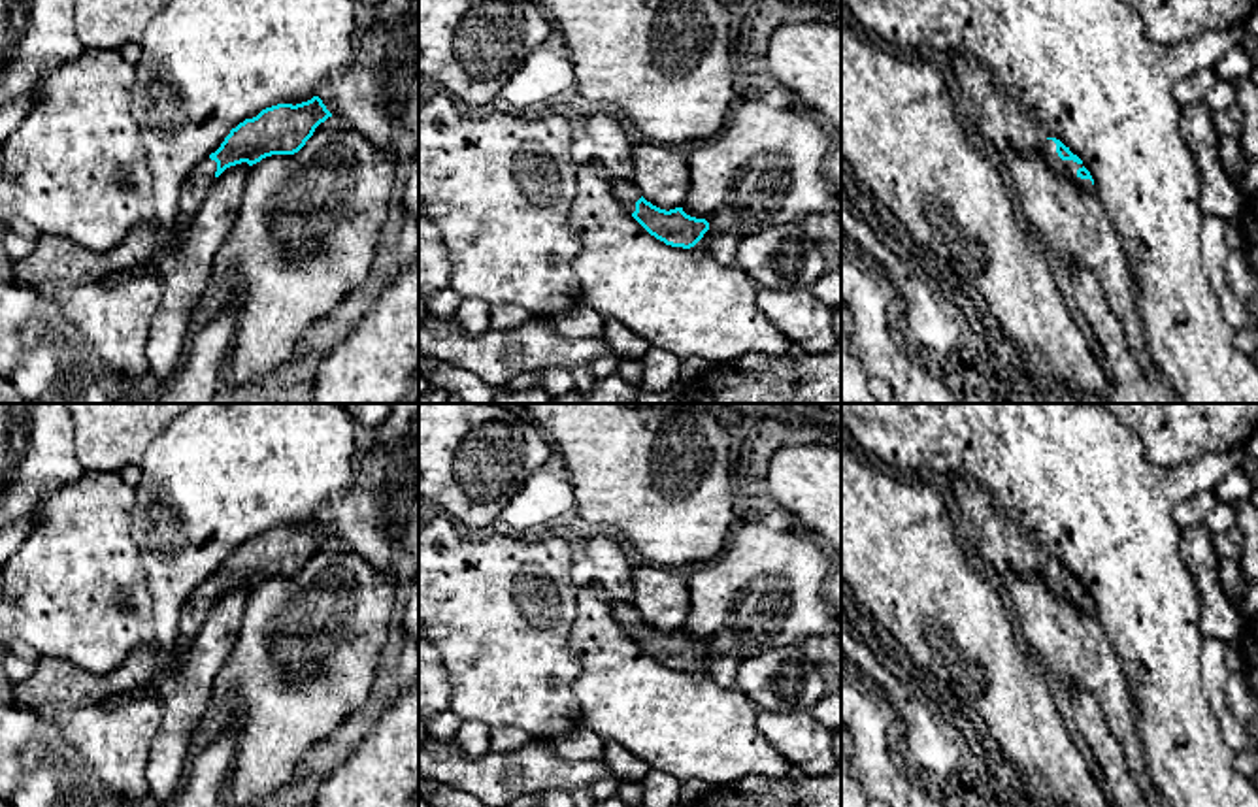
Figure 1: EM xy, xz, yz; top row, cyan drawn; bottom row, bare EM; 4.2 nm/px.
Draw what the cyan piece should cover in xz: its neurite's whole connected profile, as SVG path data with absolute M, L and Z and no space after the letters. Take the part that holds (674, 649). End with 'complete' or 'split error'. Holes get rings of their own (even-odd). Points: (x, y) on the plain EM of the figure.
M615 601L611 605L611 615L628 637L666 667L690 671L709 652L709 645L705 641L690 639L683 630L666 634L653 628L641 618L641 613L634 603Z | split error

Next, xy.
M313 519L296 528L277 526L266 530L257 539L245 541L232 551L221 569L204 581L183 605L177 656L183 660L209 609L226 590L241 585L253 588L272 577L294 577L328 539L332 535L323 522Z | split error

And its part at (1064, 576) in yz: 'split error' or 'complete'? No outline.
split error

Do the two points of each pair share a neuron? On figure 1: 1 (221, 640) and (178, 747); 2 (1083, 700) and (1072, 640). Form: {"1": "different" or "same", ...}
{"1": "same", "2": "different"}

